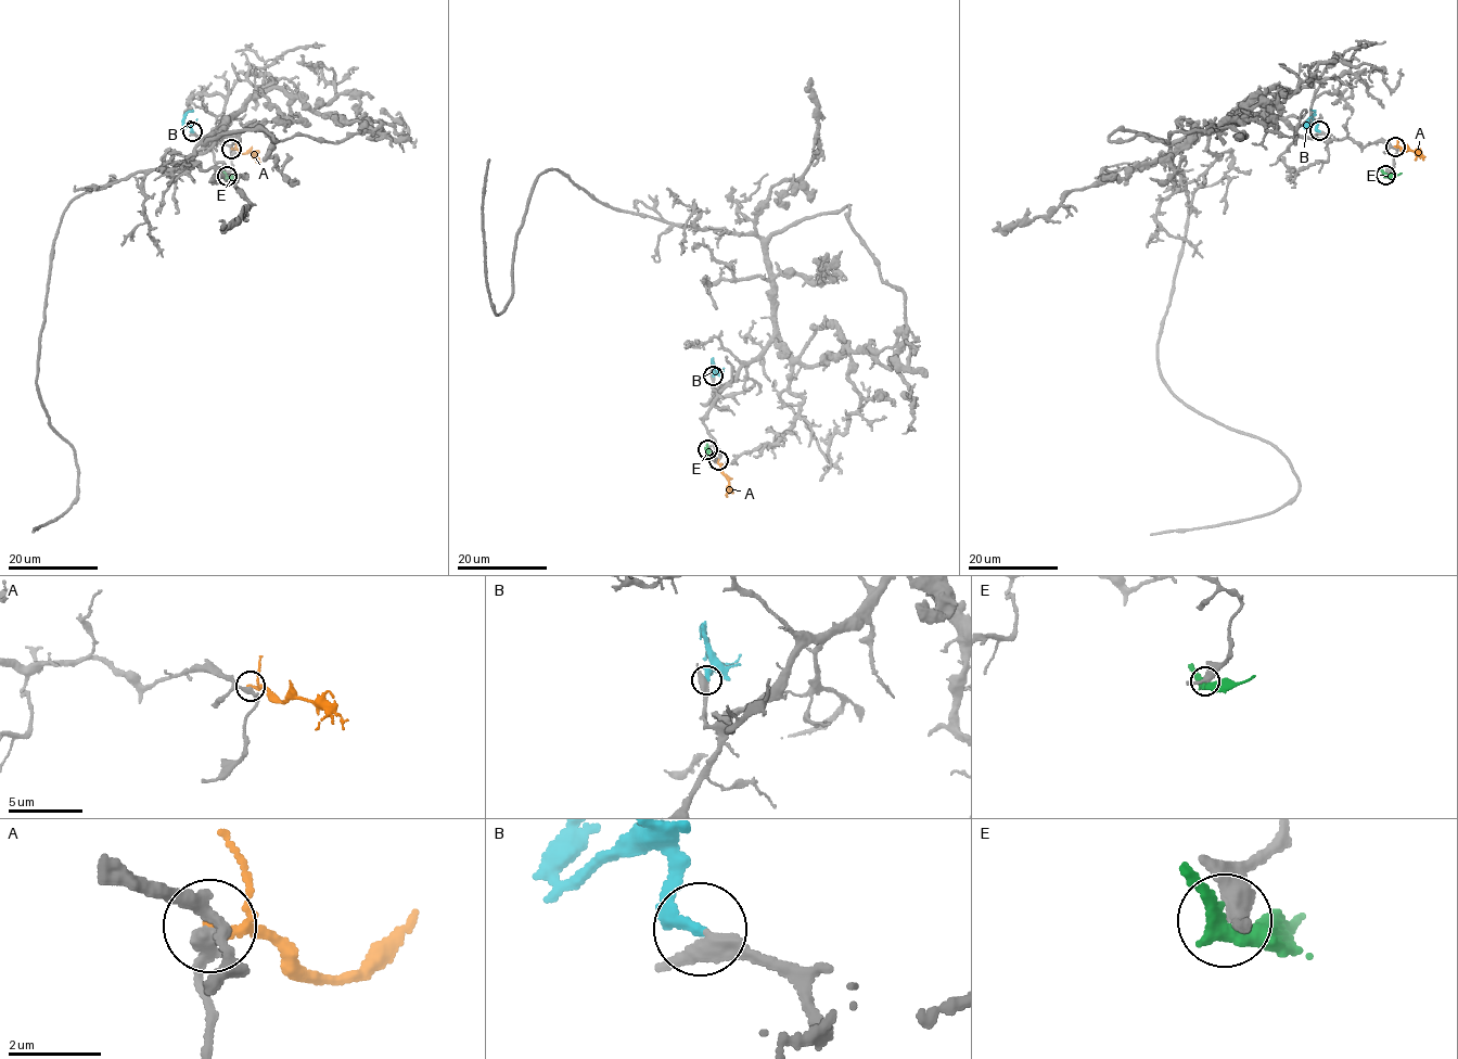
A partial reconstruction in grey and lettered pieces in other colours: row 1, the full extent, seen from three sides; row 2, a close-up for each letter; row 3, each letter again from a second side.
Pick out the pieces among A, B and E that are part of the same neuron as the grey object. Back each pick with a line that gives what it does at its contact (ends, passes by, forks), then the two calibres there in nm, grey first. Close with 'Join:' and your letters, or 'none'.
B: It ends there. Thickness 360 nm (grey) against 280 nm
Join: B

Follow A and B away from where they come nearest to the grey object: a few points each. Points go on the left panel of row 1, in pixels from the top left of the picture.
A: (231, 148), (243, 154), (253, 153), (260, 162)
B: (193, 131), (189, 124), (183, 124), (184, 114), (193, 110)

